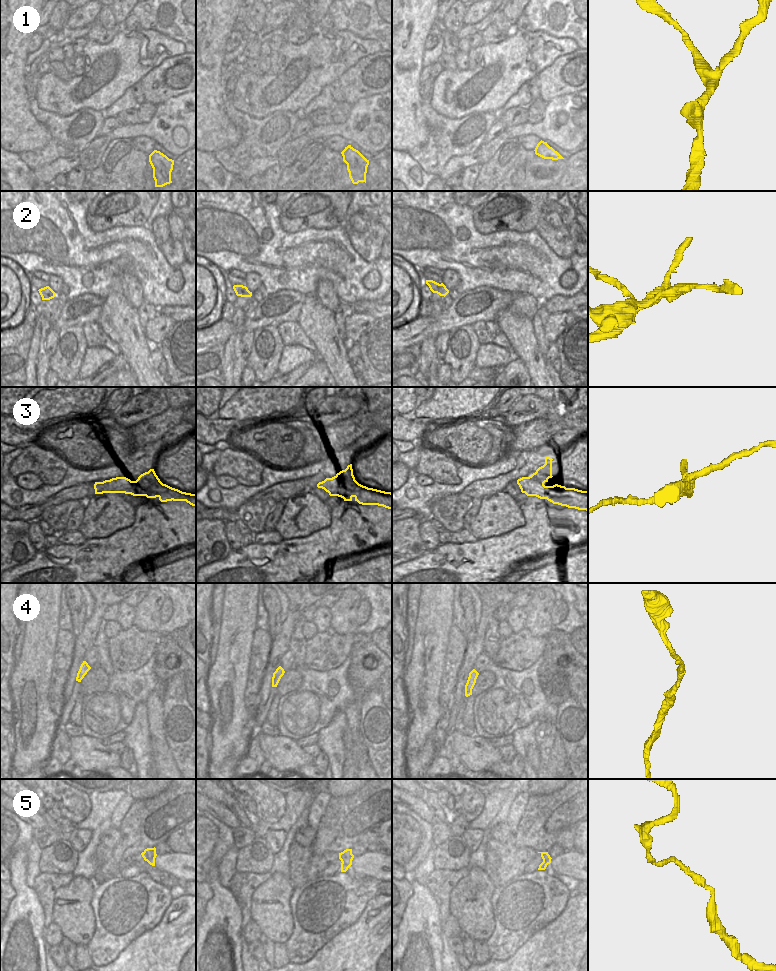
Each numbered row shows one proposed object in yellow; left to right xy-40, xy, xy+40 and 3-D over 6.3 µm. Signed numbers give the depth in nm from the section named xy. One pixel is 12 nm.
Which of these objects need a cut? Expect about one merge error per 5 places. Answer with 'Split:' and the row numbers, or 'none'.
Split: 2, 3

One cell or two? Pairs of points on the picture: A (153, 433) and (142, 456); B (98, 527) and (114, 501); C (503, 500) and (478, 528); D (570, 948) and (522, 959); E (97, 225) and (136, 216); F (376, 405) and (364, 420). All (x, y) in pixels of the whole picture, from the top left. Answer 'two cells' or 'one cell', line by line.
A: two cells
B: one cell
C: one cell
D: one cell
E: one cell
F: two cells

